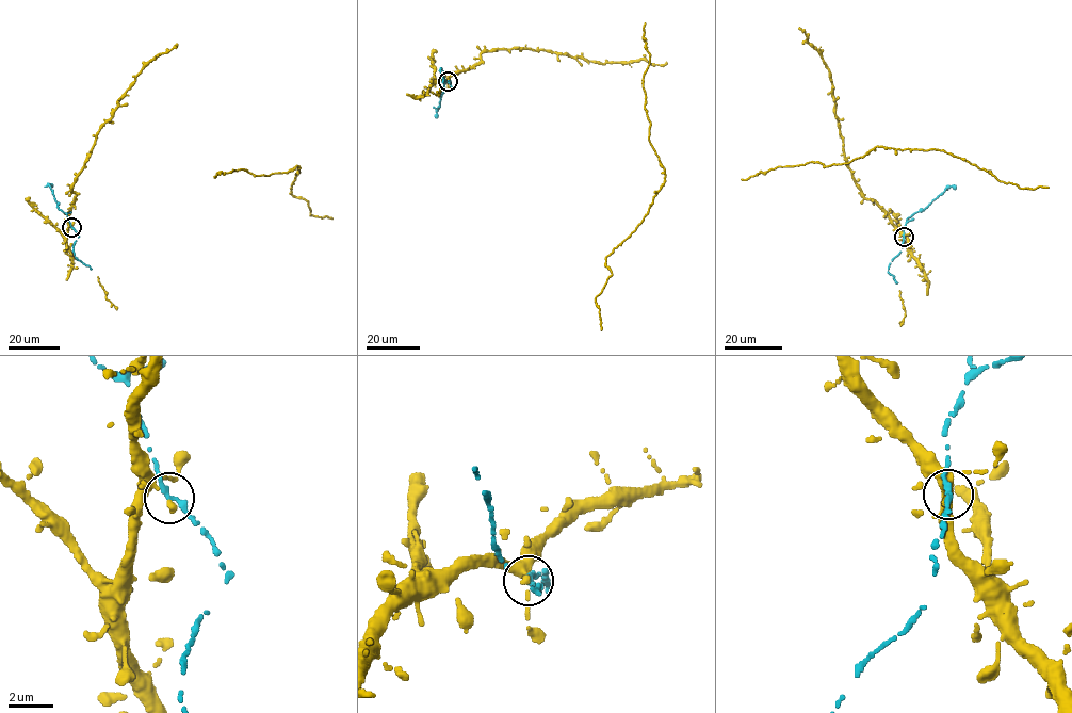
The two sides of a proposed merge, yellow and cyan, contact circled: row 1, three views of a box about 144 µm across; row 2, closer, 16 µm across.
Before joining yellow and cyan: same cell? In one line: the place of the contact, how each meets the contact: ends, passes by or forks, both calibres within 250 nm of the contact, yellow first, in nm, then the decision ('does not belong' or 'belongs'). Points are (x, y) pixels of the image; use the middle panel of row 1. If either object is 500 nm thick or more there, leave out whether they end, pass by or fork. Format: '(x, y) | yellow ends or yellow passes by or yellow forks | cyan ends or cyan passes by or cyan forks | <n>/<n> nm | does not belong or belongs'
(448, 81) | yellow ends | cyan passes by | 280/240 nm | belongs

